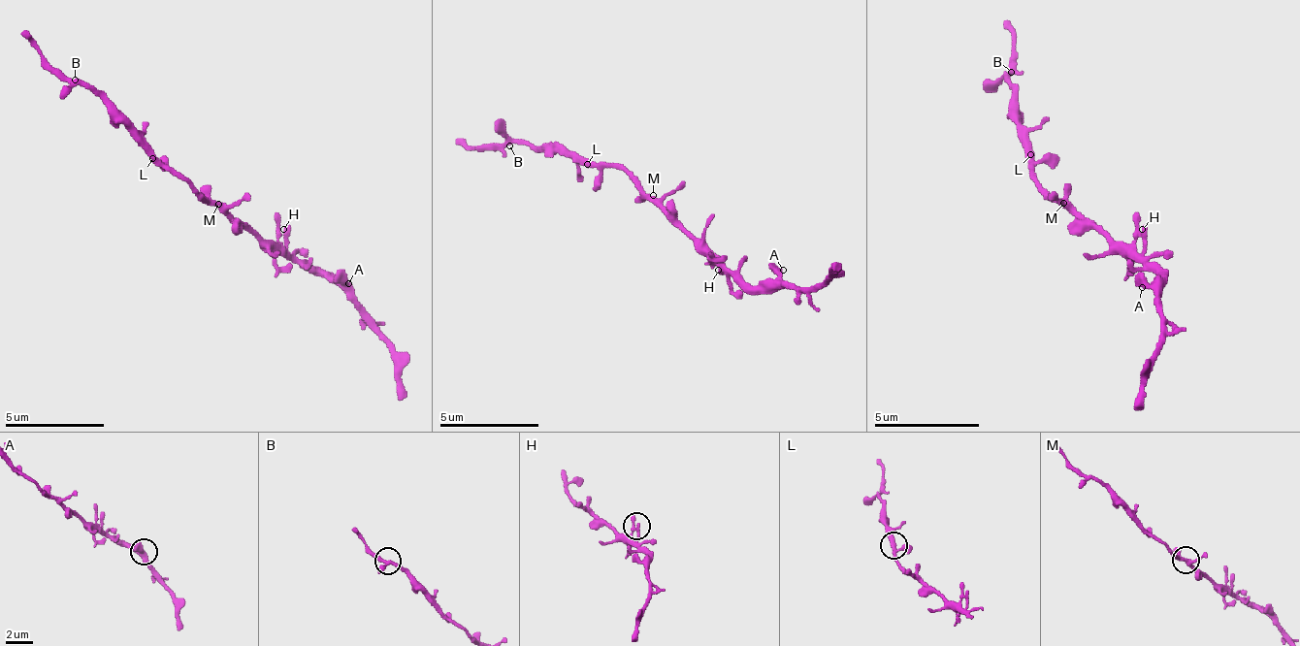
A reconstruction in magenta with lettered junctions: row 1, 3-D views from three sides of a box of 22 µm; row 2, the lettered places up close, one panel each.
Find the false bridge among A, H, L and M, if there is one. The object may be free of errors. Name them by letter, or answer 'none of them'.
none of them

